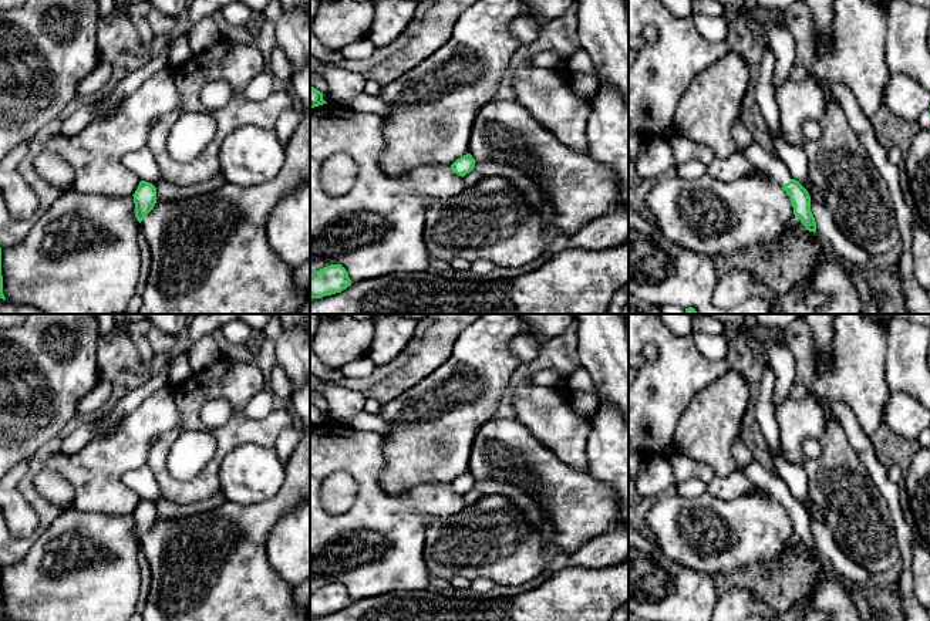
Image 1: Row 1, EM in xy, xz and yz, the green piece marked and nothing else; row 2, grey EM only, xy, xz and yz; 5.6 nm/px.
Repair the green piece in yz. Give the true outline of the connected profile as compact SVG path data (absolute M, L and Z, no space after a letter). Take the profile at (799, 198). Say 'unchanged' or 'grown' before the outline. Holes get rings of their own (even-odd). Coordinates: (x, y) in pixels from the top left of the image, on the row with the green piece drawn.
grown; M752 142L742 151L742 155L755 166L758 173L781 185L791 199L793 215L809 232L816 232L815 217L811 212L811 196L808 190L792 178L785 163L764 146Z

